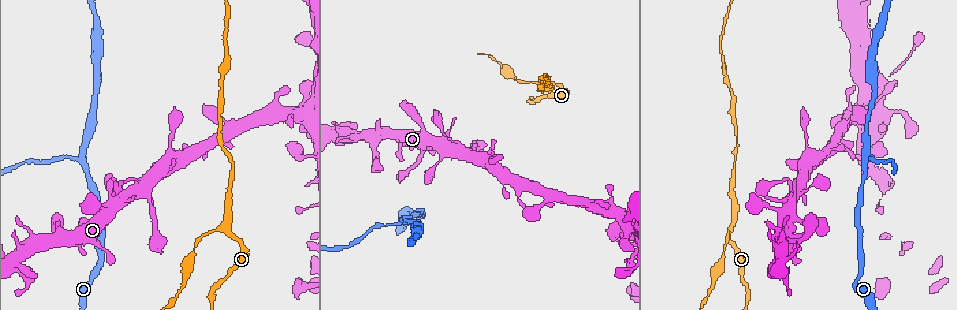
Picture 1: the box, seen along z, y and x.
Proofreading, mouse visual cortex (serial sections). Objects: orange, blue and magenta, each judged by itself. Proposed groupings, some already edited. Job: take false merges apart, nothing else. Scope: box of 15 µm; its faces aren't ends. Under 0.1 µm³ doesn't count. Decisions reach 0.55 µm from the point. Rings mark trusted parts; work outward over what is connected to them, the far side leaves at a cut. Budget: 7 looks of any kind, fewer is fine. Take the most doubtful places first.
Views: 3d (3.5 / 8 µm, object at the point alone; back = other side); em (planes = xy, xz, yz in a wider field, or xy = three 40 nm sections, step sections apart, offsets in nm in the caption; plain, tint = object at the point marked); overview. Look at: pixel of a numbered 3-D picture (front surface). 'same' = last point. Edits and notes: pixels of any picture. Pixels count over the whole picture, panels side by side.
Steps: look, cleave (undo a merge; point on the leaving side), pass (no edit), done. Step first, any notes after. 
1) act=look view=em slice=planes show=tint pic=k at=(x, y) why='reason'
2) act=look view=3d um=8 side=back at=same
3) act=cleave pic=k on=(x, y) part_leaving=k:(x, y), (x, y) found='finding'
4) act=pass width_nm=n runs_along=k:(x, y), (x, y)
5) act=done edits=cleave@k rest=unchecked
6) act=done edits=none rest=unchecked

act=look view=3d um=3.5 pic=1 at=(82, 162)

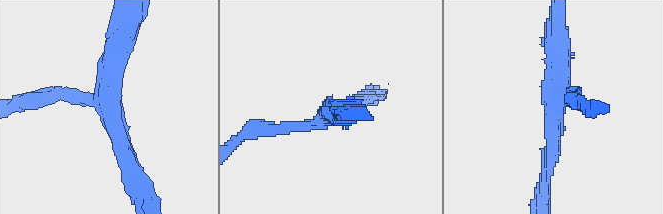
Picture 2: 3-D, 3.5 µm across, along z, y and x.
act=look view=em slice=xy step=2 show=tint pic=2 at=(108, 103) arms=3 arm_widths_nm=150,250,350

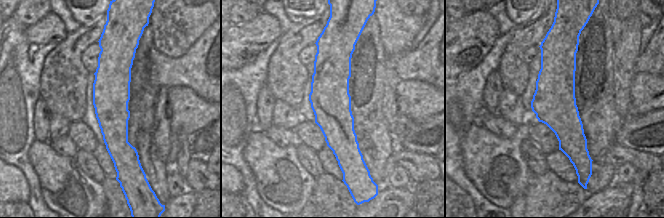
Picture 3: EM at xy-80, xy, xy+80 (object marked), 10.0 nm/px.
act=pass runs_along=3:(325, 54), (341, 158) found='all the same cell'

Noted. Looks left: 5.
act=look view=3d um=8 pic=1 at=(730, 229) why='three arms meet'

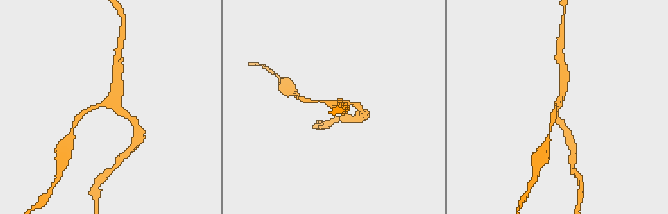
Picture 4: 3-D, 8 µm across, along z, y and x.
act=look view=em slice=xy step=3 show=tint pic=4 at=(114, 106)

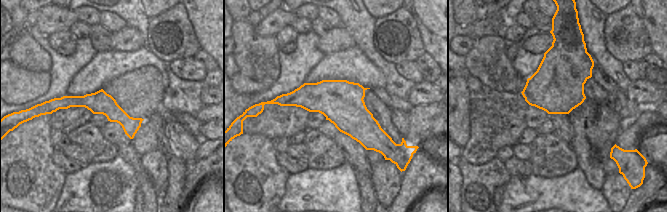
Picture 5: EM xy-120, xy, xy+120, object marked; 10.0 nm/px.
act=pass arm_widths_nm=150,200,300 runs_along=4:(136, 126), (115, 107), (116, 77) found='continuous, no second cell'

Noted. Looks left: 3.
act=look view=3d um=8 pic=1 at=(148, 199) why='a narrow waist'

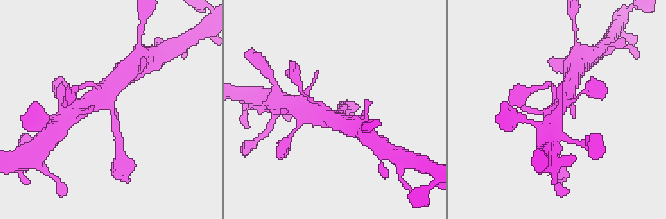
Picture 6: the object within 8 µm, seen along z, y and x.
act=look view=3d um=3.5 pic=6 at=(337, 110) why='closer look'

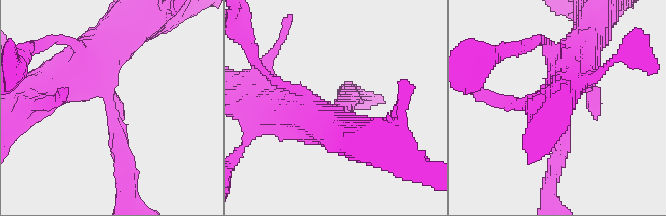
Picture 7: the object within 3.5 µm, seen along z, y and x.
act=look view=em slice=planes show=tint pic=7 at=(111, 103) arm_widths_nm=250,500

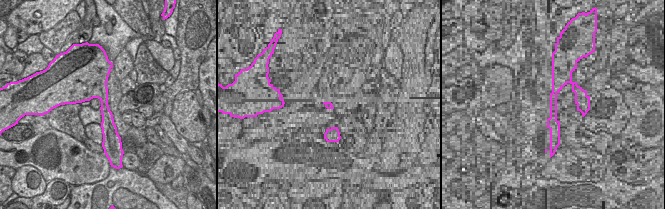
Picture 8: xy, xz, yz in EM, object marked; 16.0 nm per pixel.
act=pass runs_along=7:(58, 78), (110, 93), (126, 167) found='continuous, no second cell'

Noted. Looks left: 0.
act=done edits=none rest=unchecked

